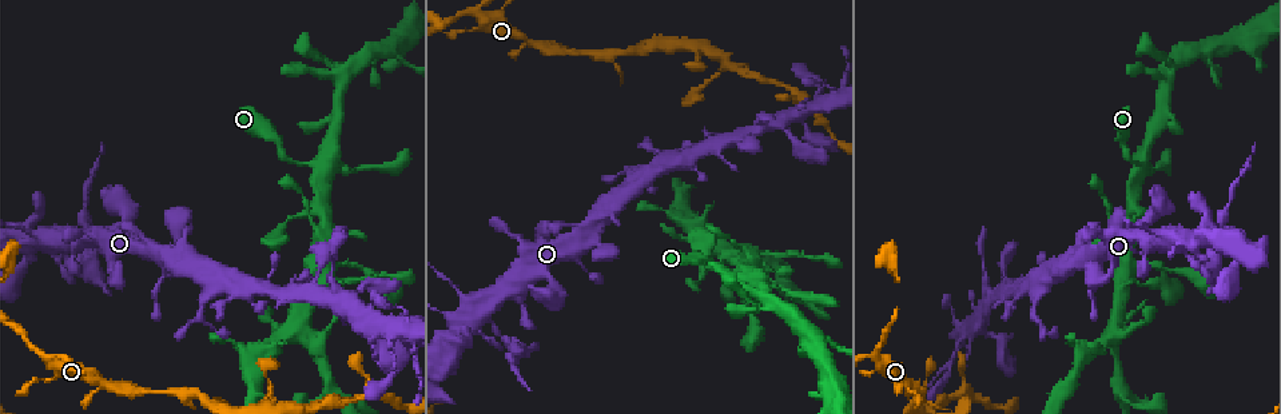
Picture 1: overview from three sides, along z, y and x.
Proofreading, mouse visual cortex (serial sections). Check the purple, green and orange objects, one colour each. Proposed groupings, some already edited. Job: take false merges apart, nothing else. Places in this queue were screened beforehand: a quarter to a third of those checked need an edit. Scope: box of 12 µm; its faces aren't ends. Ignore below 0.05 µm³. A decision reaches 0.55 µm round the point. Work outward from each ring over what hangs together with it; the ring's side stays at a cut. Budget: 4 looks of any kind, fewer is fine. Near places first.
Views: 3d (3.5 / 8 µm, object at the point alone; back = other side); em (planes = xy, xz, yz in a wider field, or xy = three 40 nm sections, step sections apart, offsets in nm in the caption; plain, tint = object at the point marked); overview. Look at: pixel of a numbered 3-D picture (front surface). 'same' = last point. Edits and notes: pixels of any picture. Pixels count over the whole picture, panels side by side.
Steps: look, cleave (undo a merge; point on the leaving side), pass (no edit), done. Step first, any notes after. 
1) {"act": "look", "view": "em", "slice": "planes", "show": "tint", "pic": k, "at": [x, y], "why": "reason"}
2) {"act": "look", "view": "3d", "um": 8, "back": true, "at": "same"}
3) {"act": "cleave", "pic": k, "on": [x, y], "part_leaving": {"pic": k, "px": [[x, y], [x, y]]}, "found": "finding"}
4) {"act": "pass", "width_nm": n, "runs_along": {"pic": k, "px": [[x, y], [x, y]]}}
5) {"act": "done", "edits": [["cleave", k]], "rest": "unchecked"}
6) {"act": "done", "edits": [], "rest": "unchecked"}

{"act": "look", "view": "3d", "um": 3.5, "pic": 1, "at": [198, 311], "why": "abrupt turn"}

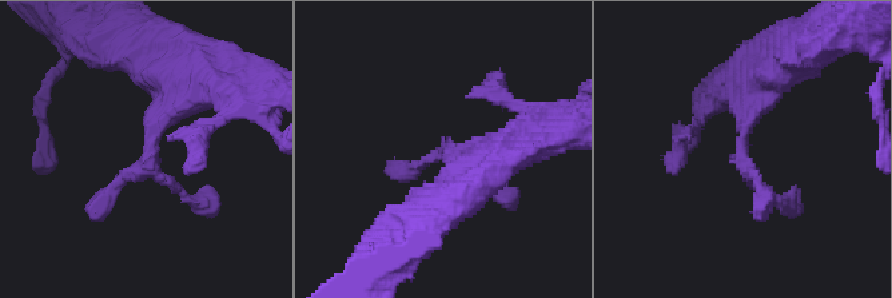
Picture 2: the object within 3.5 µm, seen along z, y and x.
{"act": "look", "view": "em", "slice": "xy", "step": 3, "show": "tint", "pic": 2, "at": [739, 145], "why": "need the tissue"}

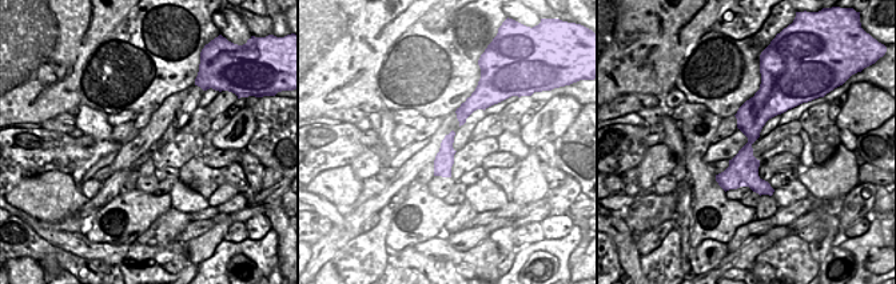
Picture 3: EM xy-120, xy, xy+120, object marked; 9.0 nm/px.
{"act": "pass", "runs_along": {"pic": 3, "px": [[764, 90], [744, 167], [725, 186]]}, "found": "all the same cell"}

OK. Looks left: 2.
{"act": "look", "view": "em", "slice": "xy", "step": 2, "show": "tint", "pic": 1, "at": [1210, 266], "why": "calibre changes"}

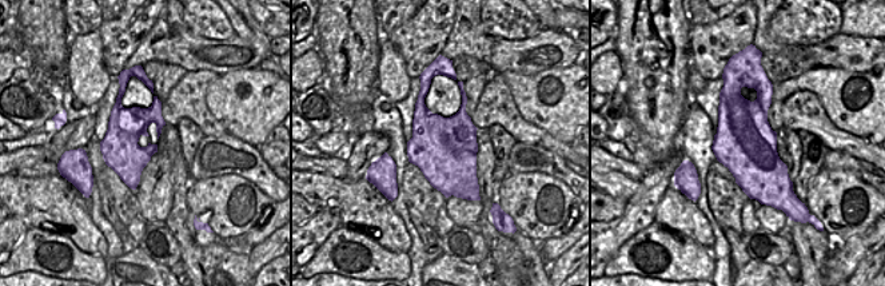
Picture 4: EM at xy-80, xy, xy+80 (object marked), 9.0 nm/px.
{"act": "look", "view": "3d", "um": 3.5, "at": "same"}

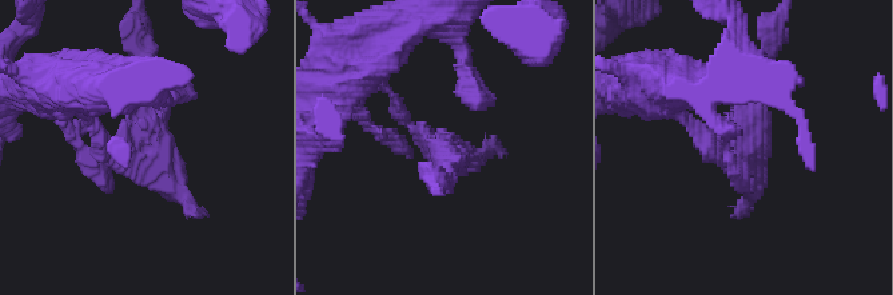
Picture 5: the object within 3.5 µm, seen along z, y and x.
{"act": "cleave", "pic": 5, "on": [760, 130], "part_leaving": {"pic": 5, "px": [[411, 126], [449, 160], [445, 171]]}, "found": "two cells meet here"}

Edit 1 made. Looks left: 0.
{"act": "done", "edits": [["cleave", 5]], "rest": "unchecked"}

